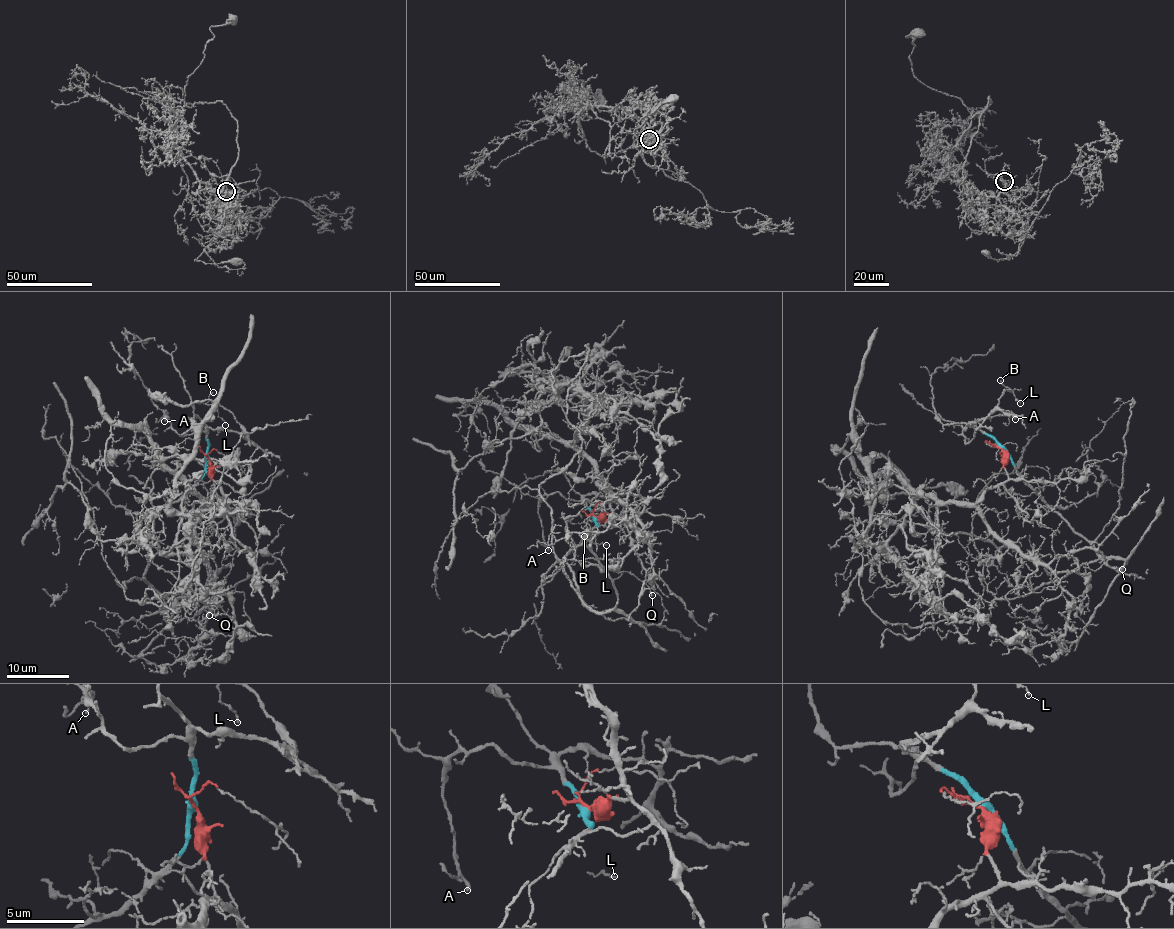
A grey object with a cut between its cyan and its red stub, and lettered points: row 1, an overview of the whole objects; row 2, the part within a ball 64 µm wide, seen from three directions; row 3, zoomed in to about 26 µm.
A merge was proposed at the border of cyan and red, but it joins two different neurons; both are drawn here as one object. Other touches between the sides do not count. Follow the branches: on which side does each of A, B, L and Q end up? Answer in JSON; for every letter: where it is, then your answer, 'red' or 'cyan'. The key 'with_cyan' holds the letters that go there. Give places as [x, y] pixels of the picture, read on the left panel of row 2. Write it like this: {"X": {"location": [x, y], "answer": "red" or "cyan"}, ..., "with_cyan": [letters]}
{"A": {"location": [164, 421], "answer": "cyan"}, "B": {"location": [213, 392], "answer": "cyan"}, "L": {"location": [225, 425], "answer": "cyan"}, "Q": {"location": [209, 615], "answer": "red"}, "with_cyan": ["A", "B", "L"]}

